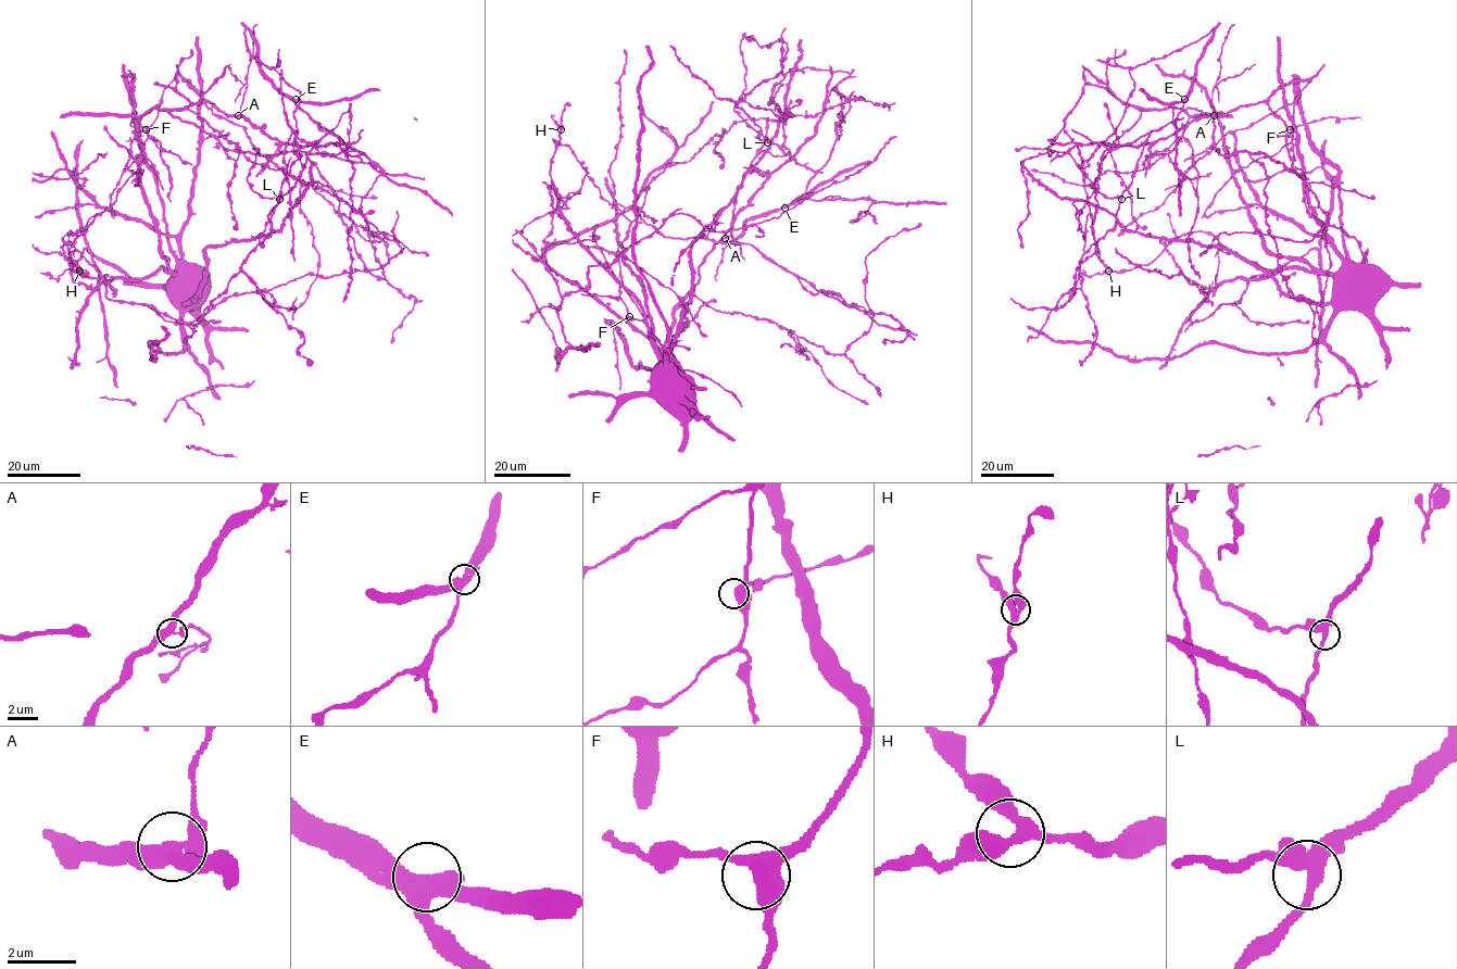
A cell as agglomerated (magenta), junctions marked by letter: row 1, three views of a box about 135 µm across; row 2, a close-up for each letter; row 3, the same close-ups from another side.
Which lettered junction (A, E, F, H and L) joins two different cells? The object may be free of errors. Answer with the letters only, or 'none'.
A

